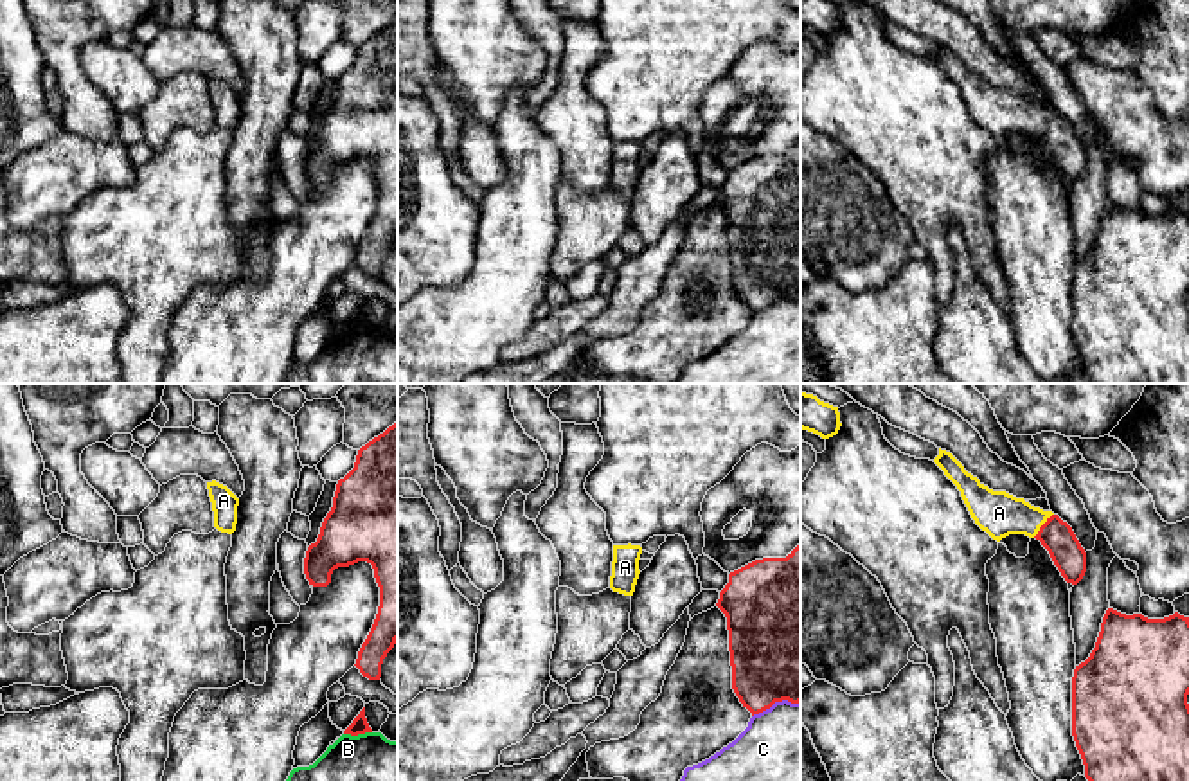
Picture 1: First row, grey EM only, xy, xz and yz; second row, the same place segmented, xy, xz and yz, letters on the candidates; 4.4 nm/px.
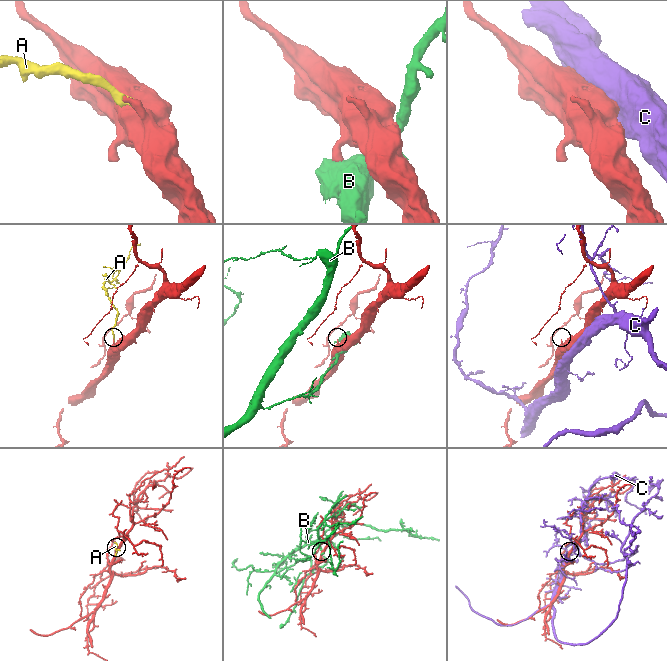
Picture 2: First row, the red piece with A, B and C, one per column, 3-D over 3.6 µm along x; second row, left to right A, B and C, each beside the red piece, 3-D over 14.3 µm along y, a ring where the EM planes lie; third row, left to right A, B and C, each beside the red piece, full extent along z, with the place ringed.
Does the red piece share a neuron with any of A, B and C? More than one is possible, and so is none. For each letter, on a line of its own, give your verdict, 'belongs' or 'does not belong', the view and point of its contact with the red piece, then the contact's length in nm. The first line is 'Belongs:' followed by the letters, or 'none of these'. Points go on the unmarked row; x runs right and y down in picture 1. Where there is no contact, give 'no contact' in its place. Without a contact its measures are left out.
Belongs: A
A: belongs; contact yz (1042, 123); length 140 nm
B: does not belong; contact xy (357, 332); length 130 nm
C: does not belong; contact xz (776, 297); length 220 nm

